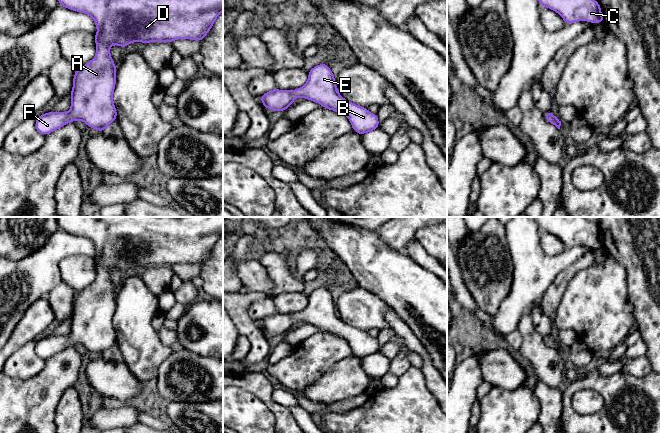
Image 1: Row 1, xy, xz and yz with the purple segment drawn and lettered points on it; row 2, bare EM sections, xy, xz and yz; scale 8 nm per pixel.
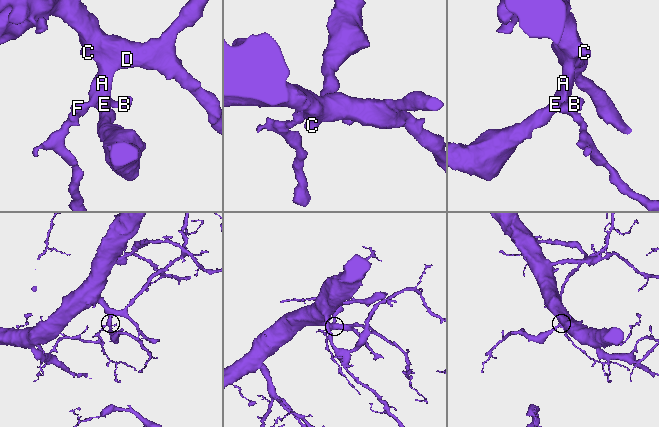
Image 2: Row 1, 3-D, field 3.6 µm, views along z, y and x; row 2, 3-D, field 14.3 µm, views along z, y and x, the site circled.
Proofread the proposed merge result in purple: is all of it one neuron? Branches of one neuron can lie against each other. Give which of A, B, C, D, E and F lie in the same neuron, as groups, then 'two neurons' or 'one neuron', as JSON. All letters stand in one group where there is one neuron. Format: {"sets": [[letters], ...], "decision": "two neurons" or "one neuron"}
{"sets": [["A", "B", "C", "D", "E", "F"]], "decision": "one neuron"}

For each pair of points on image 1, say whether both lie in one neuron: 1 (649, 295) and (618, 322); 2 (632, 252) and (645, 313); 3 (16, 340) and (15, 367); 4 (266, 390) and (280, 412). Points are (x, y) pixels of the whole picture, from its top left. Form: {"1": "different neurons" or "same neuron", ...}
{"1": "different neurons", "2": "same neuron", "3": "different neurons", "4": "same neuron"}

